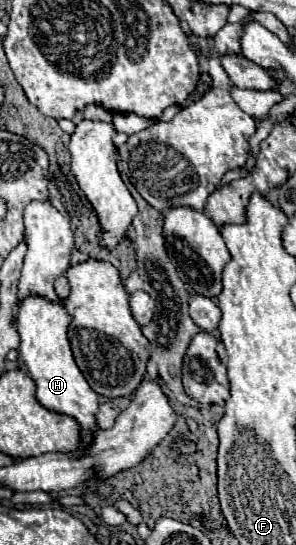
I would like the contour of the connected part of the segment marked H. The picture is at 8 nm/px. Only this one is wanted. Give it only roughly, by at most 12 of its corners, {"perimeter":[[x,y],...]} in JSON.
{"perimeter":[[29,296],[19,358],[43,408],[79,424],[87,450],[99,396],[77,368],[61,304]]}

